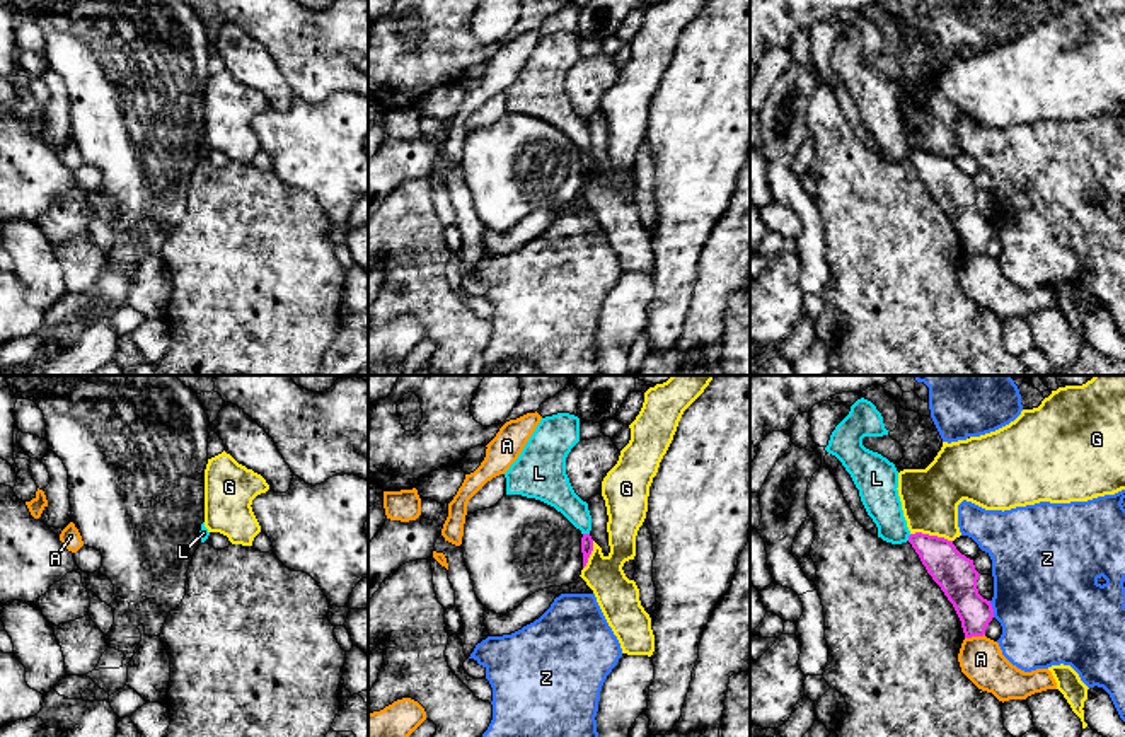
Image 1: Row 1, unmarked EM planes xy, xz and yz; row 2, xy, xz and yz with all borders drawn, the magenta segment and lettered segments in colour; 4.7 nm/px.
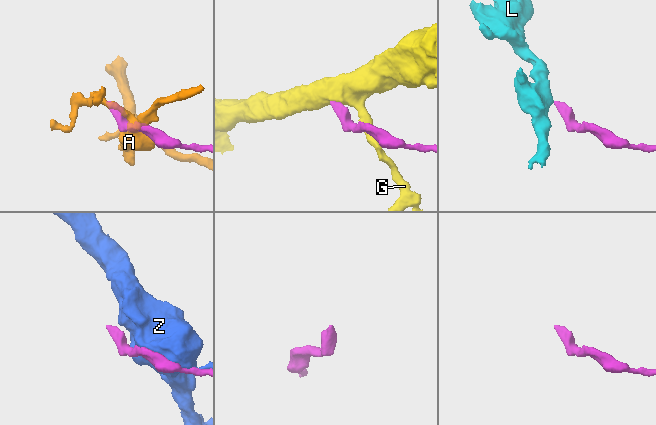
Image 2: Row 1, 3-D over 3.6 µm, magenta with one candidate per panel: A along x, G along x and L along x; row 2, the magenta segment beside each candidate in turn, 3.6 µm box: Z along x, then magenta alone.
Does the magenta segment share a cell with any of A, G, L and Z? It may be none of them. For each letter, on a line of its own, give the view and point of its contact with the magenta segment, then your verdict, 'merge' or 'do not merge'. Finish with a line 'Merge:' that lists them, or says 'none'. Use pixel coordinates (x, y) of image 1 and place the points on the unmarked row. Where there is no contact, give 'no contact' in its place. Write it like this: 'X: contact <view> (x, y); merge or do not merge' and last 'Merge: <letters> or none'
A: contact yz (974, 253); do not merge
G: contact yz (931, 154); do not merge
L: contact xz (587, 152); do not merge
Z: contact yz (992, 227); do not merge
Merge: none

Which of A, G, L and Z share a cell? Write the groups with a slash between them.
A / G / L / Z

